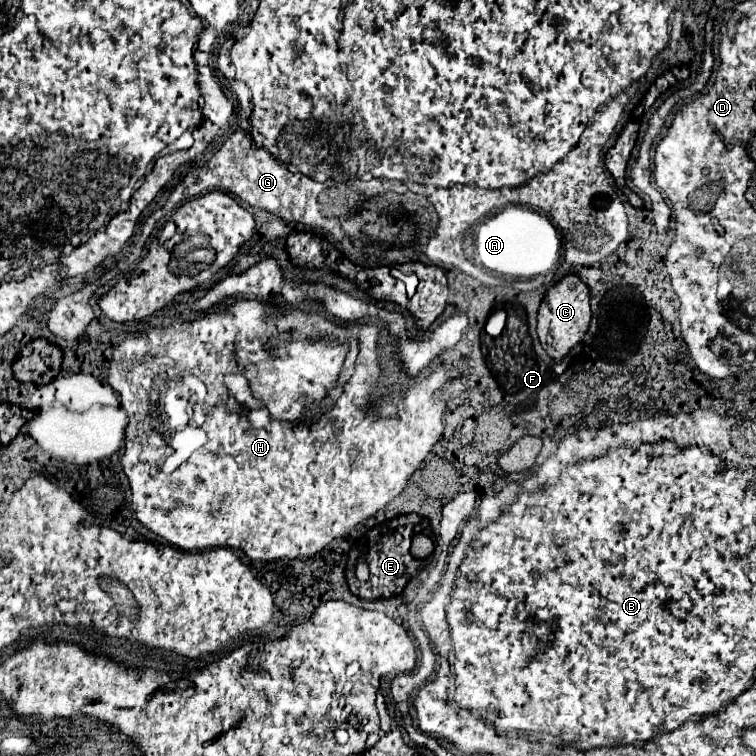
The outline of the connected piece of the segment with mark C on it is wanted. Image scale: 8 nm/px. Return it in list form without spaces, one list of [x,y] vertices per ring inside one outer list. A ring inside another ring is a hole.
[[[576,274],[564,276],[558,284],[548,288],[538,310],[538,338],[546,354],[562,360],[578,342],[582,342],[590,324],[590,290]]]

